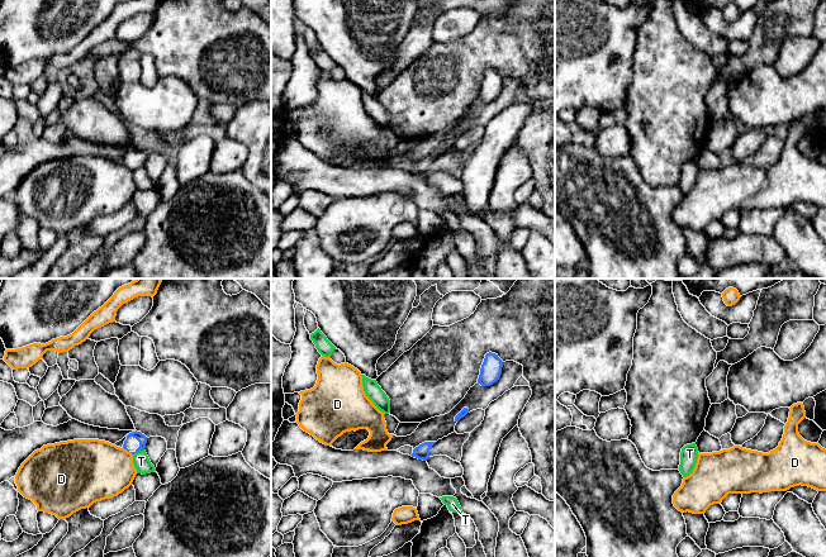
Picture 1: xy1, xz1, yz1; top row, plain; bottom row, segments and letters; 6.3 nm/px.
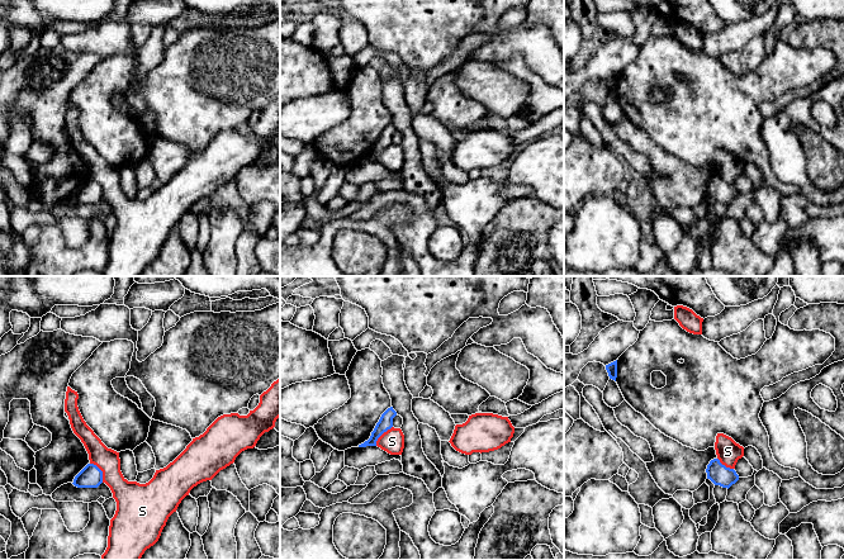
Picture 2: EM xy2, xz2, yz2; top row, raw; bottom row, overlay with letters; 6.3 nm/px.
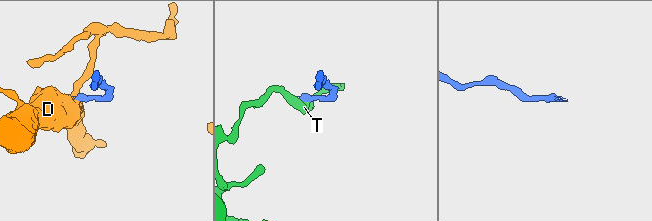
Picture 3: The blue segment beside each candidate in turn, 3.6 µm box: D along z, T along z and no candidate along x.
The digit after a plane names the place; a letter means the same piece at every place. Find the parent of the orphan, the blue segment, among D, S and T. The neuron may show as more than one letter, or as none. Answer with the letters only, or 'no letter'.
no letter

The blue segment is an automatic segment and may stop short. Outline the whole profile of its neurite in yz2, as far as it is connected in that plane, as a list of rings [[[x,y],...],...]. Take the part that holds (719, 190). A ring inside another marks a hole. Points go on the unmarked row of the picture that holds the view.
[[[719,175],[710,177],[706,189],[707,195],[710,195],[715,201],[727,205],[739,196],[736,188],[722,181]]]

